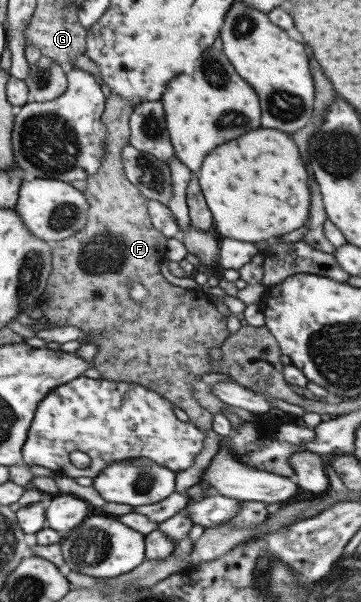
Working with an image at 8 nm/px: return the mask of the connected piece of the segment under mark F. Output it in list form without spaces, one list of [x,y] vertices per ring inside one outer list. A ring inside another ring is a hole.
[[[106,92],[104,111],[100,116],[100,122],[107,130],[105,155],[94,175],[85,179],[86,189],[81,192],[89,204],[87,223],[76,234],[49,243],[51,271],[36,306],[43,311],[44,318],[52,327],[77,327],[84,333],[83,340],[80,340],[82,343],[97,346],[91,367],[99,372],[102,379],[152,389],[184,411],[190,423],[205,436],[212,428],[213,415],[192,397],[192,382],[199,380],[201,374],[211,372],[211,359],[206,352],[210,352],[210,348],[219,348],[229,333],[226,331],[225,317],[216,311],[210,299],[202,295],[199,289],[188,290],[170,285],[160,273],[158,261],[165,256],[167,238],[151,225],[147,198],[126,180],[122,170],[120,151],[129,141],[132,110],[133,106],[124,99]],[[84,264],[96,264],[100,272],[88,272],[82,268]]]

